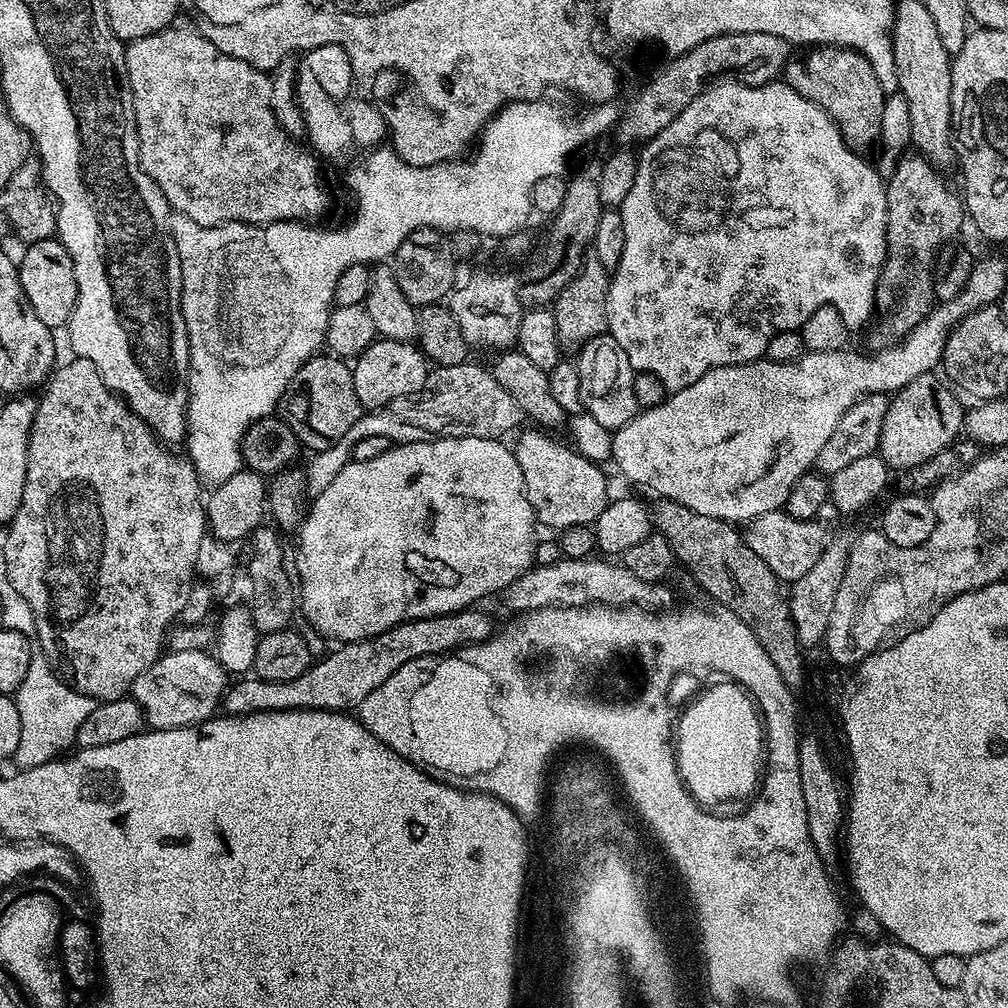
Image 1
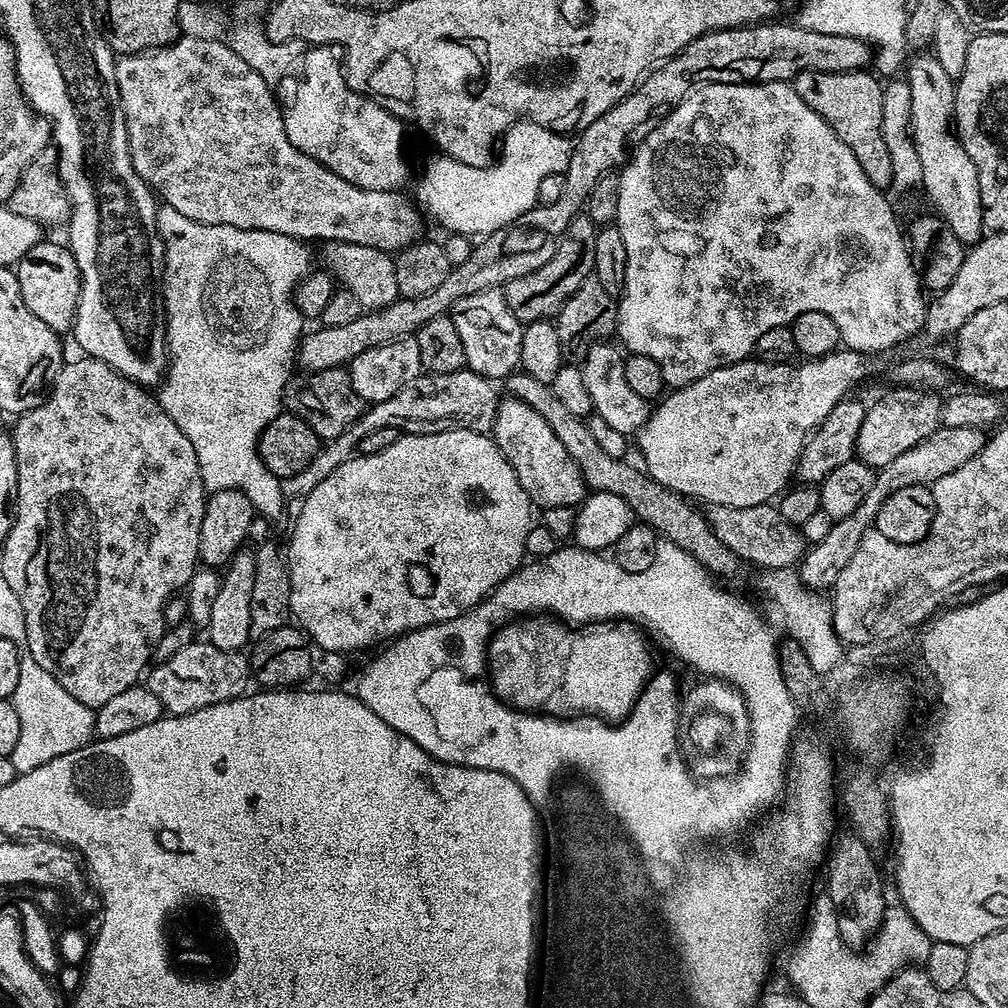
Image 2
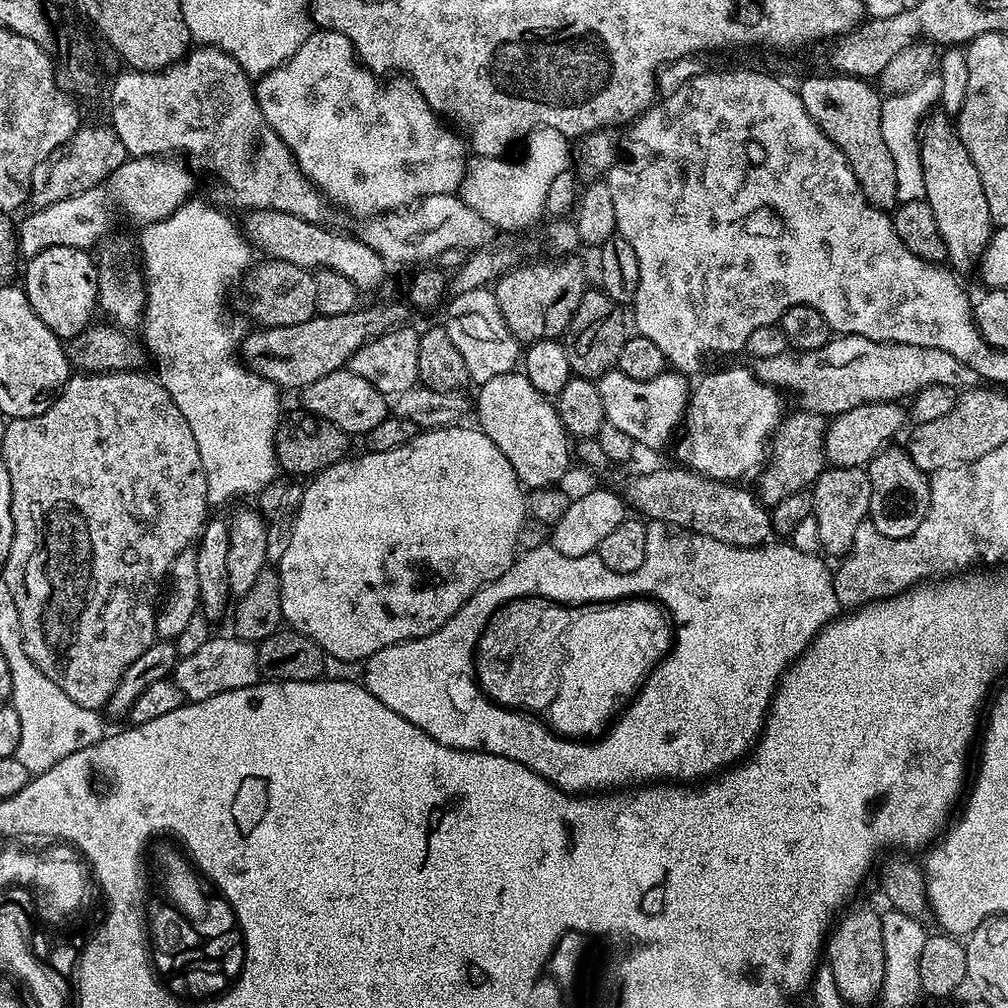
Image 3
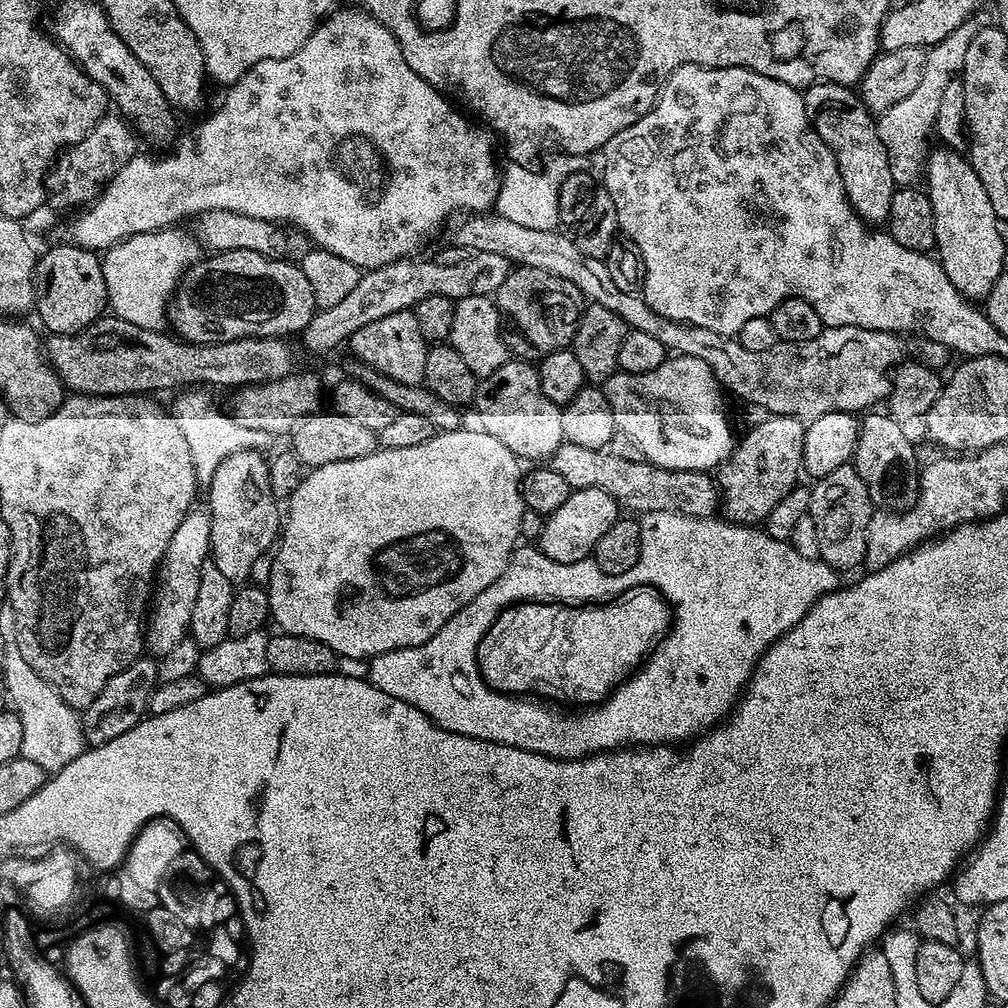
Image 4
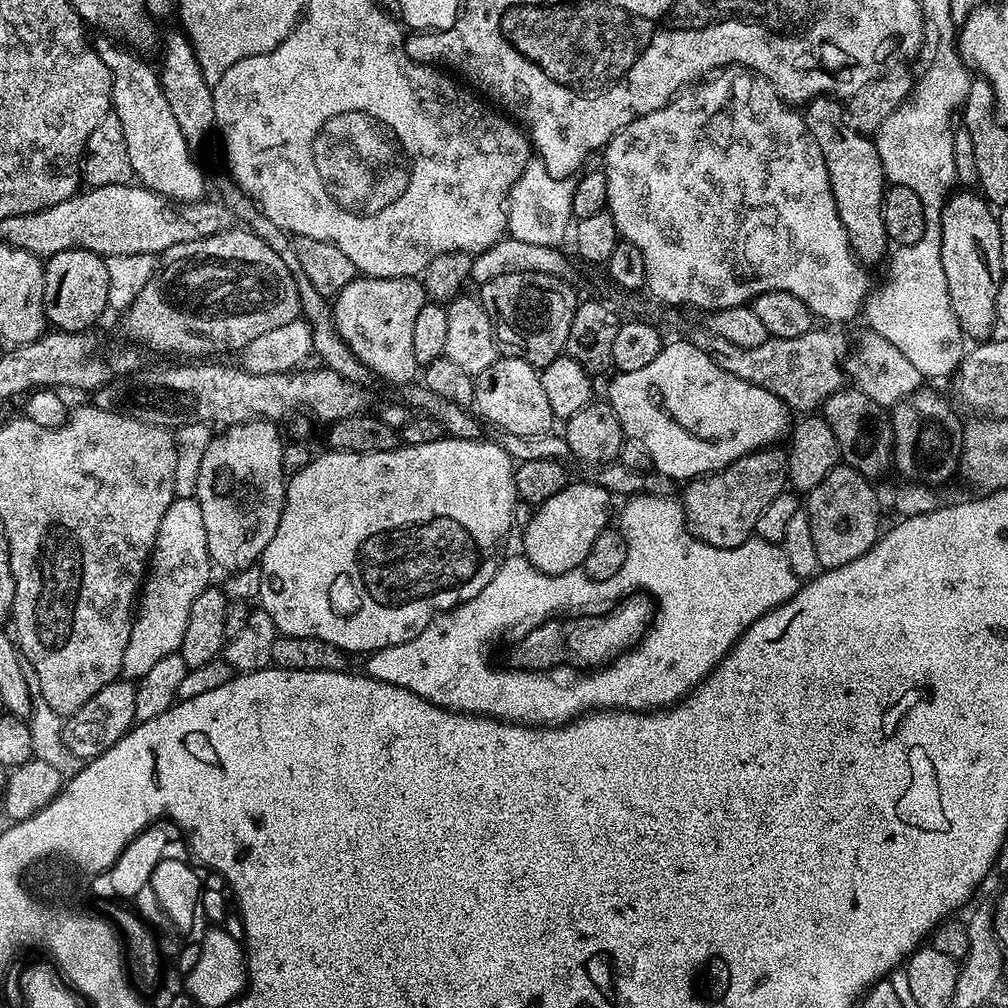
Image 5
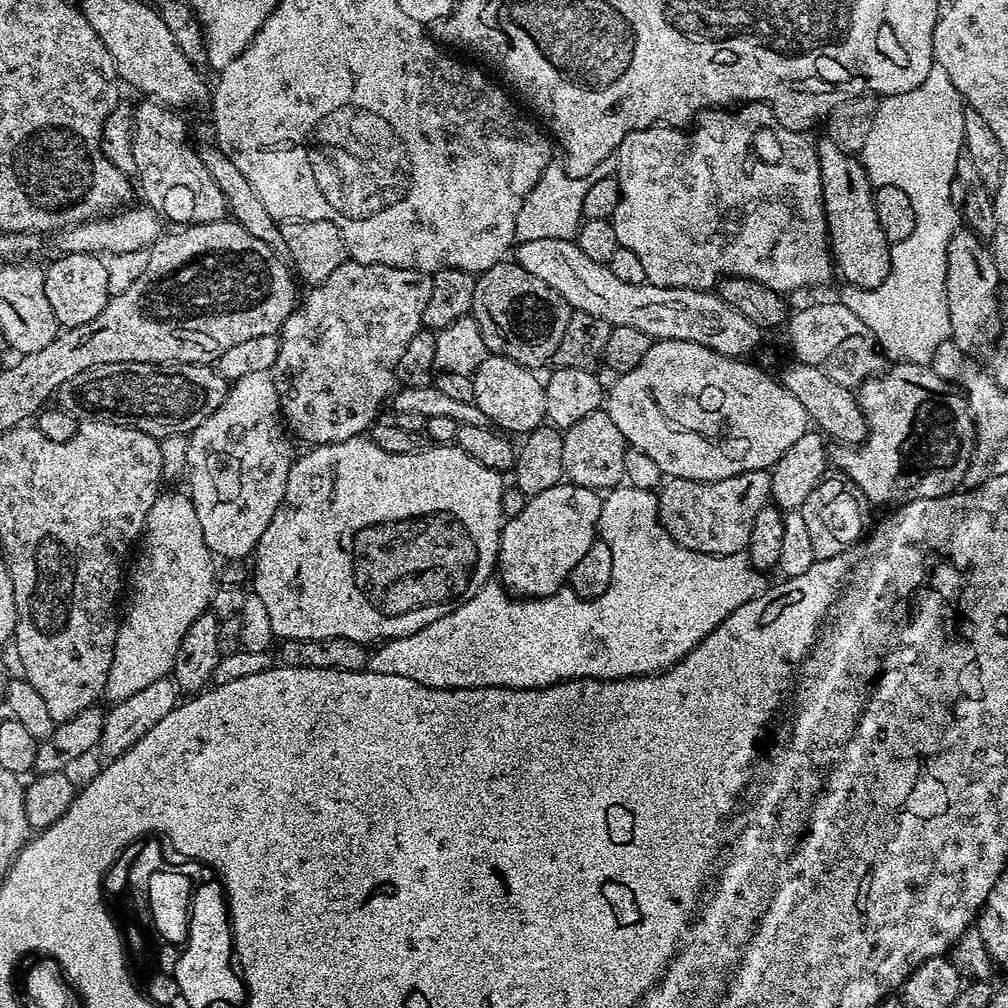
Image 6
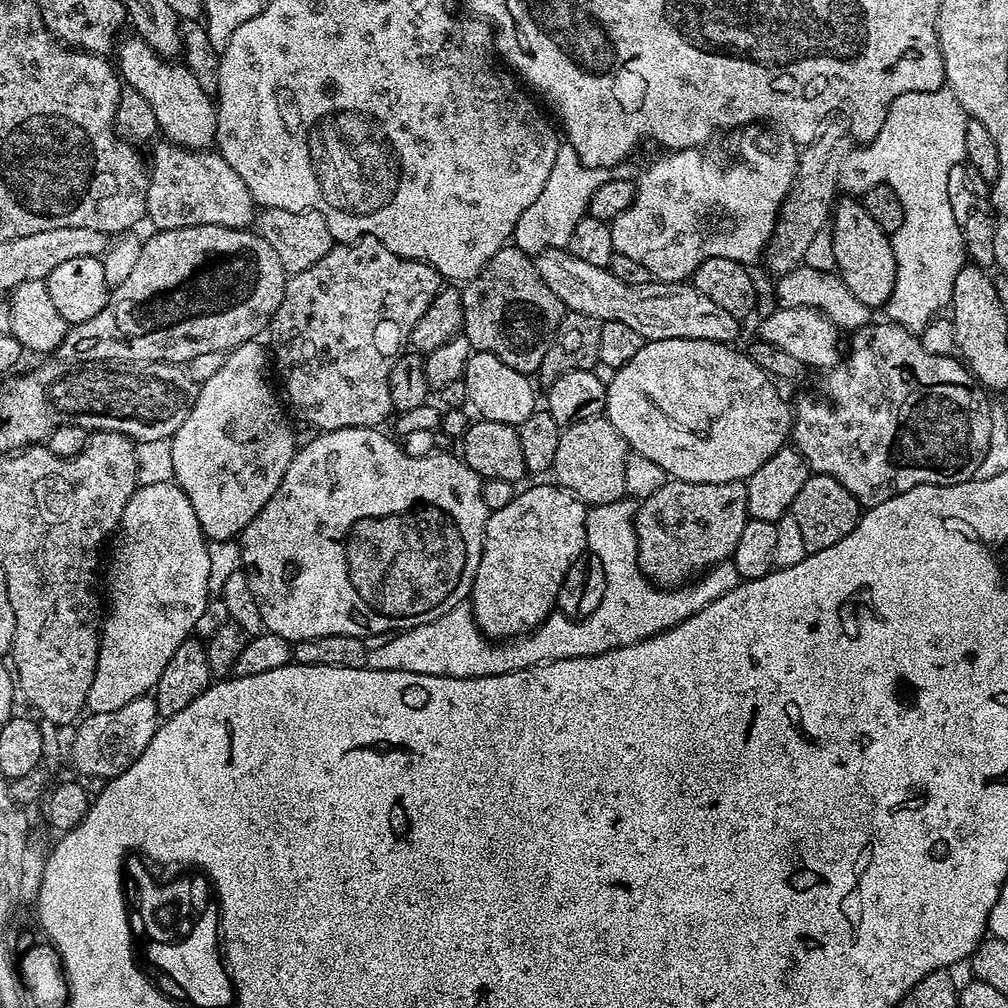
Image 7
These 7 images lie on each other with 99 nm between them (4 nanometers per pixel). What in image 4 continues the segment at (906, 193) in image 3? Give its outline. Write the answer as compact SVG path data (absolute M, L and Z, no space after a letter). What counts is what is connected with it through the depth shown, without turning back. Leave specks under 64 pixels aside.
M977 19L967 20L942 42L929 49L922 78L914 91L877 117L876 129L886 148L887 157L890 158L890 174L899 187L909 187L917 181L915 179L919 174L921 177L928 153L926 142L935 127L939 98L942 98L942 92L949 82L963 71L966 53L979 27Z

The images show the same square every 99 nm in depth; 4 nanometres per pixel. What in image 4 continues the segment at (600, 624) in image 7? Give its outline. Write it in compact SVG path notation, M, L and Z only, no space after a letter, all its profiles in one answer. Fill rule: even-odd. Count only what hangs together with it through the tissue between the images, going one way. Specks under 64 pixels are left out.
M665 510L646 513L642 516L640 561L627 568L621 576L607 576L592 558L578 562L554 562L554 558L546 558L539 547L517 547L504 573L494 578L494 582L490 582L490 586L478 594L478 598L458 610L458 614L454 614L454 618L450 618L450 622L446 622L446 626L442 626L434 638L422 642L422 646L399 648L372 657L366 676L378 690L386 690L390 698L402 698L402 702L422 710L422 714L429 716L447 732L498 742L502 746L514 746L518 750L542 754L555 760L579 760L582 756L625 746L674 746L674 736L682 742L684 734L684 742L691 741L708 729L715 728L735 709L744 689L748 687L748 679L756 669L757 662L764 657L764 651L786 635L795 624L802 622L804 615L827 592L841 587L842 580L836 576L839 575L825 560L804 558L792 543L770 538L767 532L756 526L741 526L720 518L666 513ZM641 584L658 589L673 610L674 623L670 636L676 639L676 649L672 652L672 668L680 676L700 672L704 680L694 681L692 688L683 688L672 676L636 674L619 685L607 700L577 711L580 712L577 716L567 716L564 712L551 712L543 708L548 706L535 699L496 692L481 678L480 669L476 667L476 647L503 608L525 602L573 606L607 602Z

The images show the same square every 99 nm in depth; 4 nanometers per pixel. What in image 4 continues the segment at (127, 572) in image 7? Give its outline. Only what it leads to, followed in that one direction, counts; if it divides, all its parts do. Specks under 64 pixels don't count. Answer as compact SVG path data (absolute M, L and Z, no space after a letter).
M193 507L192 511L178 522L170 546L160 560L158 579L154 584L154 595L150 600L150 615L146 620L146 648L149 653L163 654L173 649L189 635L190 614L194 610L194 598L198 595L198 582L202 566L209 559L212 543L210 526L212 516L203 507Z

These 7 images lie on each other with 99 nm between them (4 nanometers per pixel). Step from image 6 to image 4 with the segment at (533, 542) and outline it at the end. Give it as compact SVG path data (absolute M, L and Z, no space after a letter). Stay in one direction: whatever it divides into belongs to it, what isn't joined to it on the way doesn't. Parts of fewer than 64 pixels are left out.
M578 489L548 515L542 526L538 539L538 547L546 558L554 558L554 562L578 562L589 559L598 546L598 538L610 530L617 520L621 519L622 508L610 494L602 489Z

